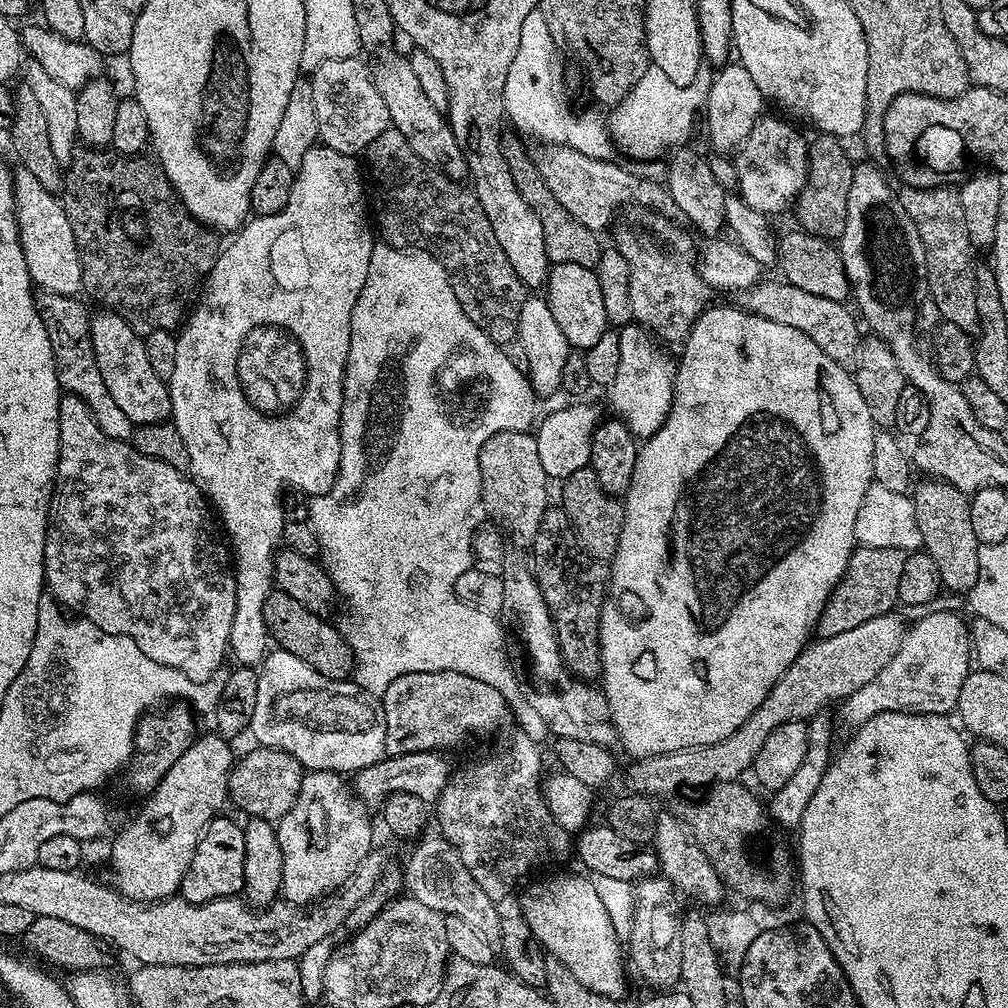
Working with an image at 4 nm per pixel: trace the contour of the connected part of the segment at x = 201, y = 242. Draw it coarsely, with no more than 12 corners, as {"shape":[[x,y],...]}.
{"shape":[[76,150],[83,291],[175,329],[221,251],[164,169]]}

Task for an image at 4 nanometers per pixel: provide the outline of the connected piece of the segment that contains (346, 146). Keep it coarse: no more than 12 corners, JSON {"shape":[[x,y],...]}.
{"shape":[[369,65],[311,69],[316,136],[360,154],[389,128]]}

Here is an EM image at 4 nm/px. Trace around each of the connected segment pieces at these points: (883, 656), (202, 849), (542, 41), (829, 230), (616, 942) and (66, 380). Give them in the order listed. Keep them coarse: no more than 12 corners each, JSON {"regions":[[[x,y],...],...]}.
{"regions":[[[906,624],[813,639],[730,738],[633,759],[657,798],[739,781],[778,726],[847,700],[898,654]],[[217,814],[180,883],[187,904],[244,886],[244,830]],[[544,15],[522,22],[504,110],[545,145],[611,161],[605,117],[576,113]],[[839,139],[808,146],[799,227],[839,238],[848,221],[853,161]],[[584,876],[530,885],[535,943],[582,986],[624,992],[626,952]],[[36,296],[67,395],[86,402],[102,434],[131,441],[134,425],[110,398],[88,333],[90,312]]]}

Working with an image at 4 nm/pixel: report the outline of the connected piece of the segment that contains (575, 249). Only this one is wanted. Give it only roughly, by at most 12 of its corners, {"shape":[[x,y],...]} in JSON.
{"shape":[[519,135],[506,166],[530,202],[552,264],[595,269],[602,244],[554,198]]}

